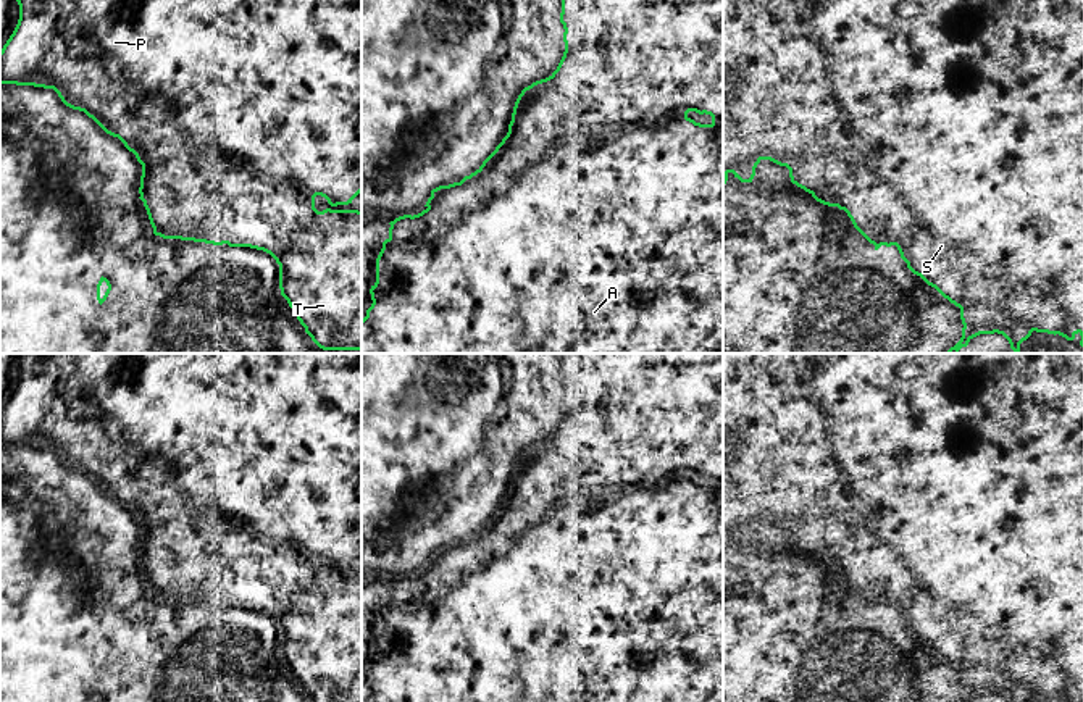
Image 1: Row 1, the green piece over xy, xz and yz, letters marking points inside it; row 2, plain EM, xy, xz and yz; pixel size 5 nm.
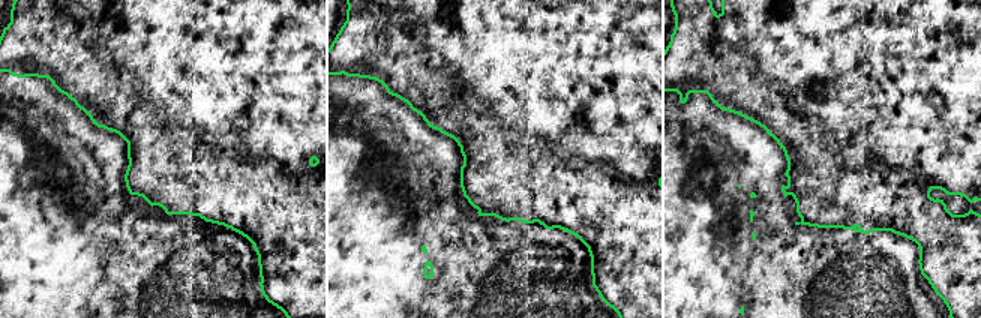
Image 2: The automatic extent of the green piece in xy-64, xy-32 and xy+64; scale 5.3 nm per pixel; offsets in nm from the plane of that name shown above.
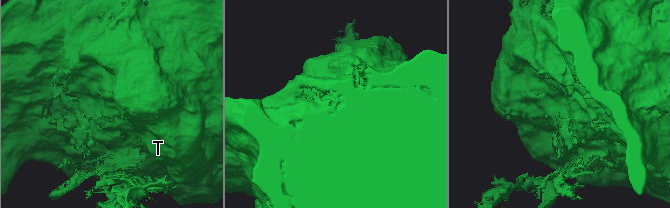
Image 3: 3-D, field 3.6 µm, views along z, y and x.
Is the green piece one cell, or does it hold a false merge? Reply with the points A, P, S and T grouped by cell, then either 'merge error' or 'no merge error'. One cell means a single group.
A P S T | no merge error

